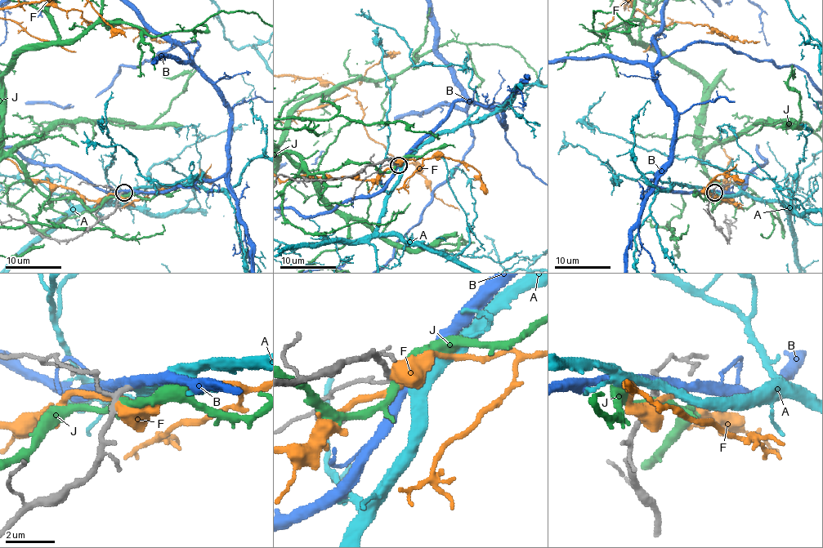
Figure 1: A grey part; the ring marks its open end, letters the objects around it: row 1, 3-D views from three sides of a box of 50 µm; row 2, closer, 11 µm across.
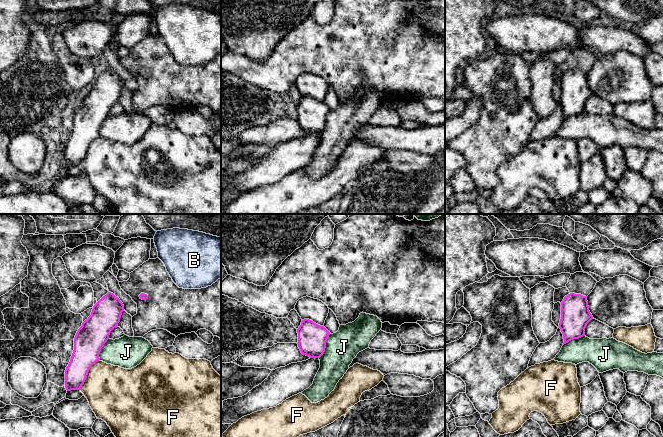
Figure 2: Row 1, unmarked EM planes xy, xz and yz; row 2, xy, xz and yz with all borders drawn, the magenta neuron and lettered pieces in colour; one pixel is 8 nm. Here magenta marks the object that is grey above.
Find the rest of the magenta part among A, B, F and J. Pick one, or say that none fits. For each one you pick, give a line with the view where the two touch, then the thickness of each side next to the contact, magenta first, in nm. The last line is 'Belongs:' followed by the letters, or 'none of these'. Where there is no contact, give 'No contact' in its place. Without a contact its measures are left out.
A: No contact
Belongs: A

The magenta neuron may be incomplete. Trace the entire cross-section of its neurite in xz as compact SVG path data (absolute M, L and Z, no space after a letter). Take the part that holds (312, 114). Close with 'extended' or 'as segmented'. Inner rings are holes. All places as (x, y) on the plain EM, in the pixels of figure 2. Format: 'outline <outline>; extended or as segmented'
outline M304 95L297 105L298 123L303 131L310 134L320 134L326 124L330 108L312 96Z; as segmented

